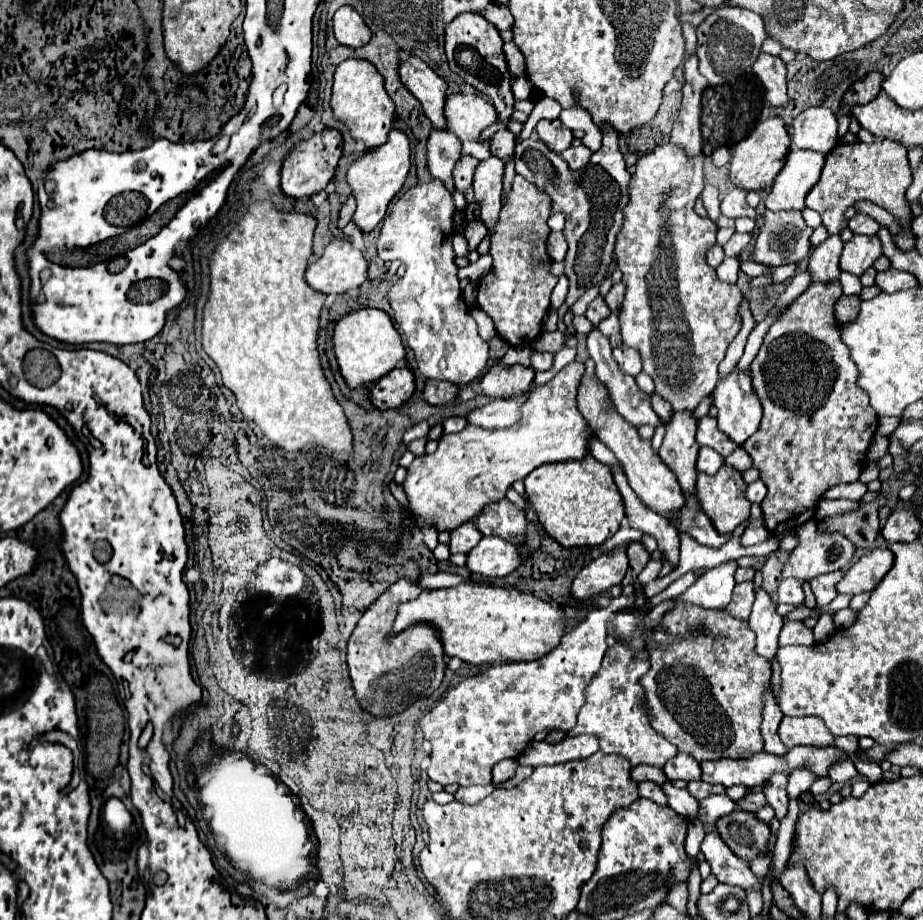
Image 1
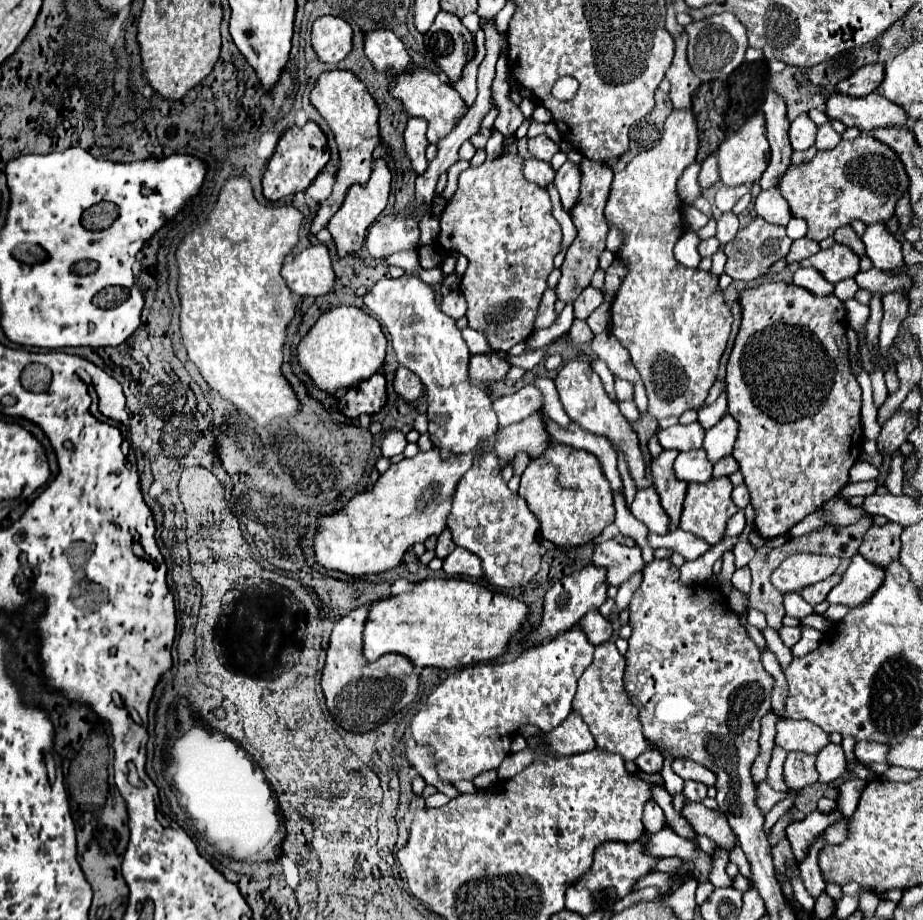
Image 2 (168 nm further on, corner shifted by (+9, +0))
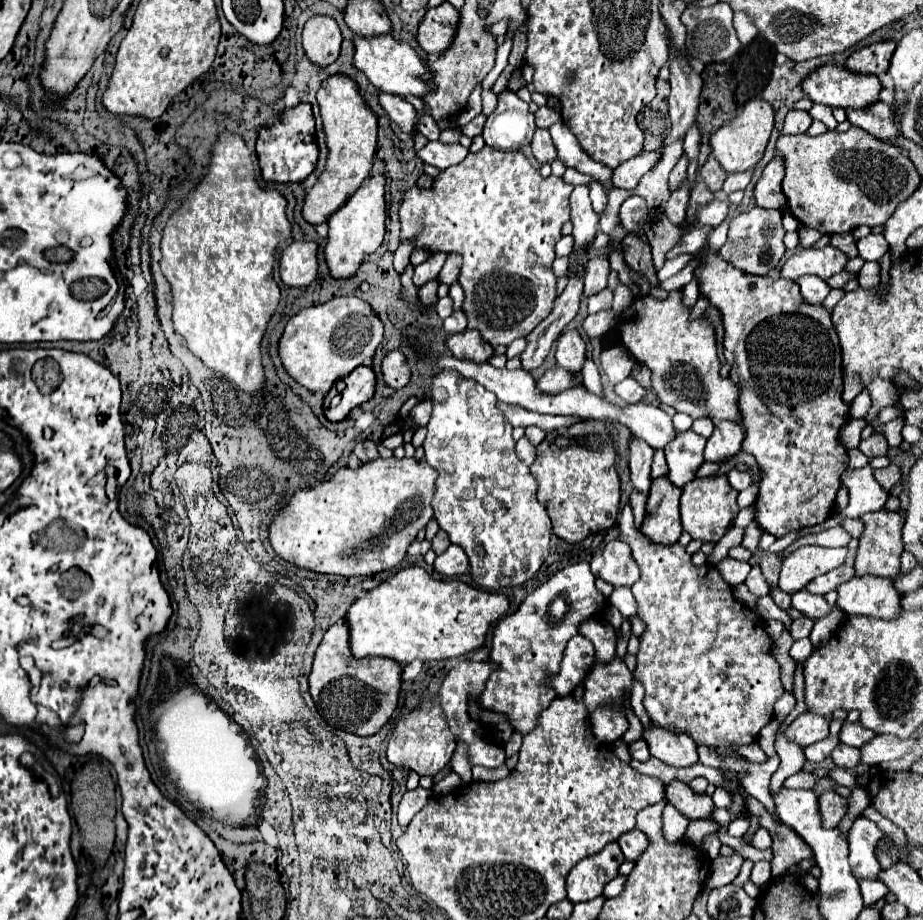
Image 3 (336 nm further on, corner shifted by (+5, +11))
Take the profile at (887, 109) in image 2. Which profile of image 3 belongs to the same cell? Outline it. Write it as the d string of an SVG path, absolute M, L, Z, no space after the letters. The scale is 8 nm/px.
M842 66L818 68L802 88L816 104L826 104L832 108L852 108L860 110L878 102L882 82L870 74L854 74Z

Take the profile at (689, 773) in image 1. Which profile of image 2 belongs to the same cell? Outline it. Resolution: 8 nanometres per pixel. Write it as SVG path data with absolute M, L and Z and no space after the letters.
M648 751L648 753L642 753L642 757L638 757L638 761L634 761L634 763L644 773L658 773L662 769L662 761L664 761L664 757L660 751Z

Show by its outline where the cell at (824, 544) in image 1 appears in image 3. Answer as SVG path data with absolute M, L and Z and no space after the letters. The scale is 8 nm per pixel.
M802 546L794 550L782 562L778 588L788 594L802 590L816 576L826 574L828 570L834 570L840 564L844 564L846 552L848 552L846 548L824 548L824 546Z

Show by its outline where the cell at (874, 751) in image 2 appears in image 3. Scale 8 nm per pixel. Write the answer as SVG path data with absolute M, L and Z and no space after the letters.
M844 722L842 726L842 732L840 732L840 740L844 740L844 744L848 746L856 746L856 748L862 748L864 744L868 744L876 734L868 728L864 728L860 722L856 724L848 724Z

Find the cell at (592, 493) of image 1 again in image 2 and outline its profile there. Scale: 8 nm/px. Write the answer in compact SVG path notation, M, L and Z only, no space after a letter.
M562 443L550 445L550 449L530 461L522 473L518 493L526 497L530 509L538 515L542 537L560 547L586 545L614 521L610 483L606 481L598 459L584 449Z

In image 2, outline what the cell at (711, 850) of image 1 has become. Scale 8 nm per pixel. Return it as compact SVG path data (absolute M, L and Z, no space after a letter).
M664 827L662 831L654 833L648 843L646 843L646 853L650 853L650 857L680 857L682 861L690 861L694 863L694 877L696 881L704 883L708 881L708 873L710 873L710 861L712 855L706 855L704 851L700 851L698 845L694 845L688 839L678 837L670 827Z

